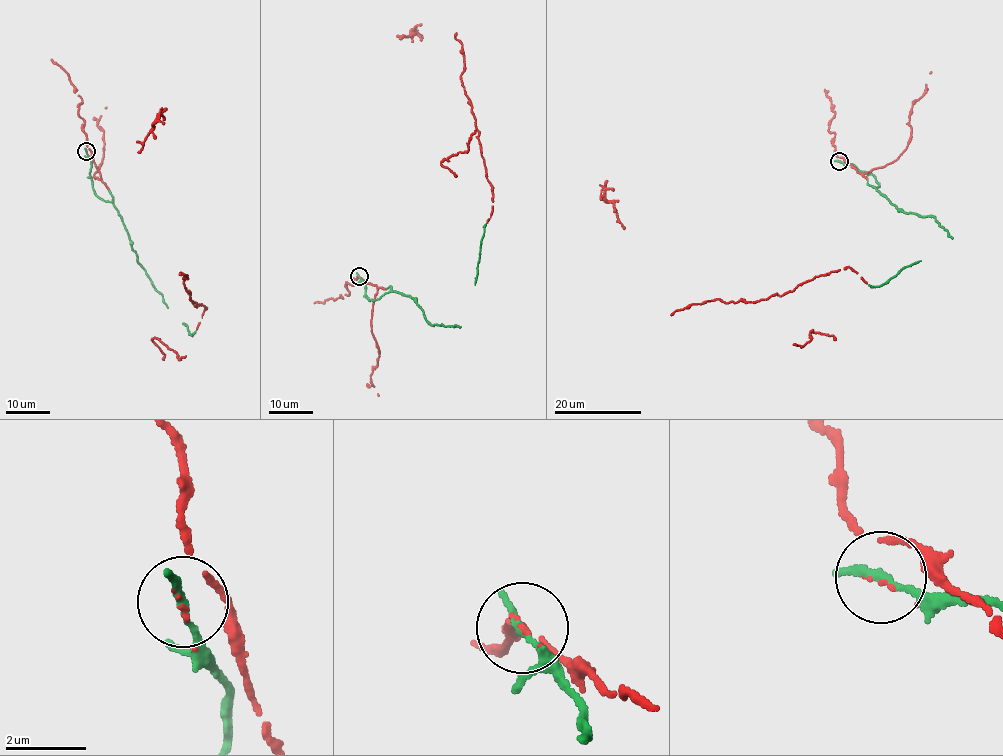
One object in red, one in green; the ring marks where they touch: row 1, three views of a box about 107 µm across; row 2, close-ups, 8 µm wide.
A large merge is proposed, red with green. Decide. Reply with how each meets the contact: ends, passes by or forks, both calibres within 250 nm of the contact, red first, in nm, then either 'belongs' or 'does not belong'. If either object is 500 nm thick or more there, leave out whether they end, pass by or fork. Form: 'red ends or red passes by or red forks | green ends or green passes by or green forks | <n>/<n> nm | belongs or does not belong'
red ends | green passes by | 70/170 nm | belongs

